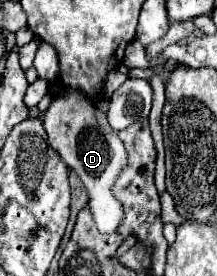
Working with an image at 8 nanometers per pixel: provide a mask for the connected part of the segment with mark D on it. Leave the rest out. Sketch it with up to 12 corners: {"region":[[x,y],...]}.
{"region":[[80,93],[44,115],[50,147],[88,191],[100,233],[116,233],[124,207],[114,183],[128,153]]}

